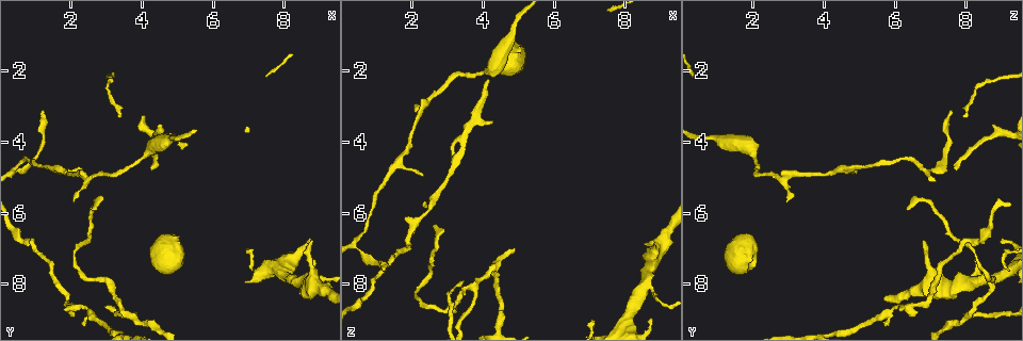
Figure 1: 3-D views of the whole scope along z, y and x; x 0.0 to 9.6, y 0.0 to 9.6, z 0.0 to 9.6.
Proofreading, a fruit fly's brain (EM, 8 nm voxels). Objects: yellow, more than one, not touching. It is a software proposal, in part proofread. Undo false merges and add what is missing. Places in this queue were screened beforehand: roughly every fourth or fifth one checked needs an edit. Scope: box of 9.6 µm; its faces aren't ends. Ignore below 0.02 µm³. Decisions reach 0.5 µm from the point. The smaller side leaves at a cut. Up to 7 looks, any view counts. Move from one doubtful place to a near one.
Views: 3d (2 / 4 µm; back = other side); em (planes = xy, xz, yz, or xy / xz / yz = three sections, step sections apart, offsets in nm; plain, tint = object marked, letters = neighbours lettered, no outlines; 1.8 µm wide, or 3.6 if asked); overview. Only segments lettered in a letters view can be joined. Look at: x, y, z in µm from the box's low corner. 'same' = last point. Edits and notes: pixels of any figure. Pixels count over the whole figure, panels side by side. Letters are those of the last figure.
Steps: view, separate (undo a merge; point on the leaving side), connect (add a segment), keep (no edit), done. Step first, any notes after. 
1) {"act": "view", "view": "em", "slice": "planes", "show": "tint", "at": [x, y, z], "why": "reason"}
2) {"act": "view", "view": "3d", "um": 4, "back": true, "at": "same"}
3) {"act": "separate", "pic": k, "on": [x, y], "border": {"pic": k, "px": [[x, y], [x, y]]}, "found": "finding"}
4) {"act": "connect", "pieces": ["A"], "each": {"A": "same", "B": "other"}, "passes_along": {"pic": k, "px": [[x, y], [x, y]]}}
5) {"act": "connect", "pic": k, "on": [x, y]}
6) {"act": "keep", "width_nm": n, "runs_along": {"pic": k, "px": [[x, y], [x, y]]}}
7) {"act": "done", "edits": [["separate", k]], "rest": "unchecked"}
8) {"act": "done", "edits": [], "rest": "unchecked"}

{"act": "view", "view": "3d", "um": 4, "at": [1.30, 3.10, 7.60], "why": "free end"}

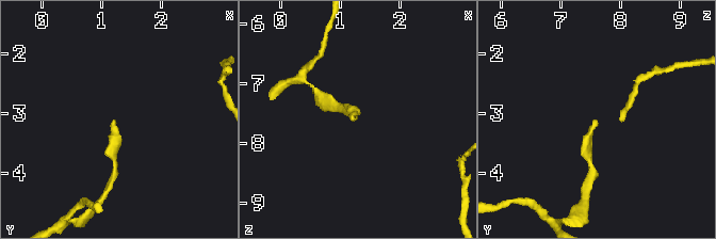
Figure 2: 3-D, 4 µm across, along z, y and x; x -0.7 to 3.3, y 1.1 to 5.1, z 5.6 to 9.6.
{"act": "view", "view": "em", "slice": "planes", "show": "plain", "at": [1.20, 3.10, 7.60], "why": "shape alone is not enough"}

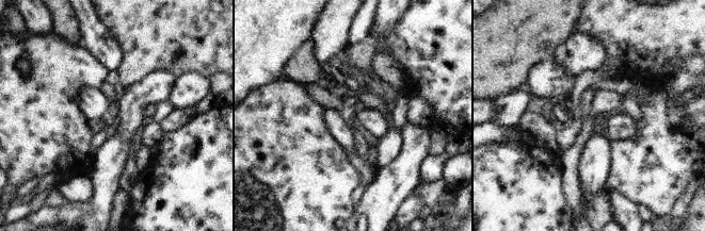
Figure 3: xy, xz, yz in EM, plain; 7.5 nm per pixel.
{"act": "view", "view": "em", "slice": "planes", "show": "letters", "at": "same", "why": "see the neighbours"}

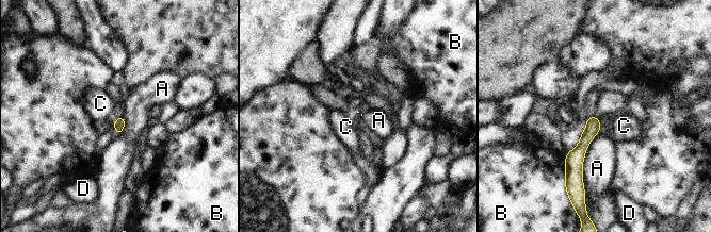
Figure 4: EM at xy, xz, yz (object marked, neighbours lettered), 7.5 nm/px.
{"act": "keep", "each": {"A": "other", "B": "other", "C": "other", "D": "other"}, "runs_along": {"pic": 4, "px": [[594, 119], [575, 158], [575, 176]]}, "found": "none of them fits"}

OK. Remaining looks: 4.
{"act": "view", "view": "em", "slice": "yz", "step": 4, "show": "tint", "at": [2.65, 5.95, 6.35], "why": "long arm stops here"}

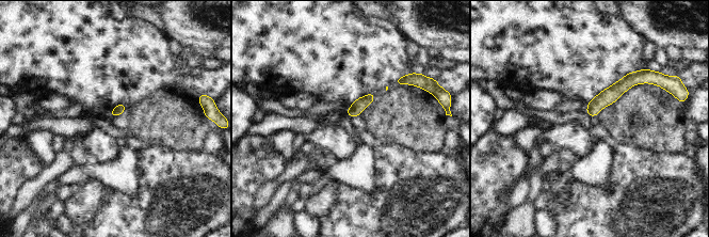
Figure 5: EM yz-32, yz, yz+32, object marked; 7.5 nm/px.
{"act": "view", "view": "em", "slice": "yz", "step": 4, "show": "letters", "at": "same"}

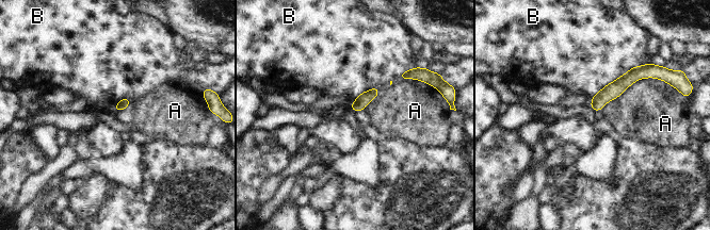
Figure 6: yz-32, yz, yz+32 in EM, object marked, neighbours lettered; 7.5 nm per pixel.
{"act": "keep", "longest_contact_nm": ["A", 500], "each": {"A": "other", "B": "other"}, "found": "none of them fits"}

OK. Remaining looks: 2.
{"act": "view", "view": "em", "slice": "planes", "show": "letters", "at": [4.25, 4.75, 7.65], "why": "branch stops here"}

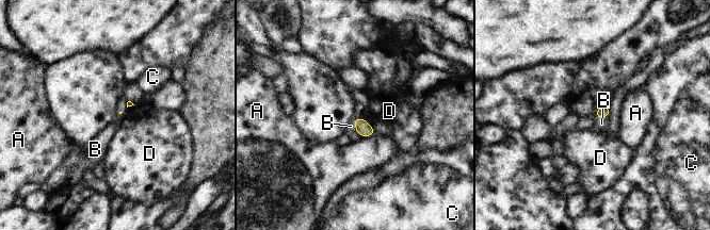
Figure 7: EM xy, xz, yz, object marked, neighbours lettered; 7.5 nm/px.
{"act": "connect", "pieces": ["B"], "each": {"A": "other", "B": "same", "C": "other", "D": "other"}, "passes_along": {"pic": 7, "px": [[362, 127], [355, 125], [351, 126]]}, "found": "it goes on there"}

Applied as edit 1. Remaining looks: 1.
{"act": "done", "edits": [["connect", 7]], "rest": "unchecked"}

